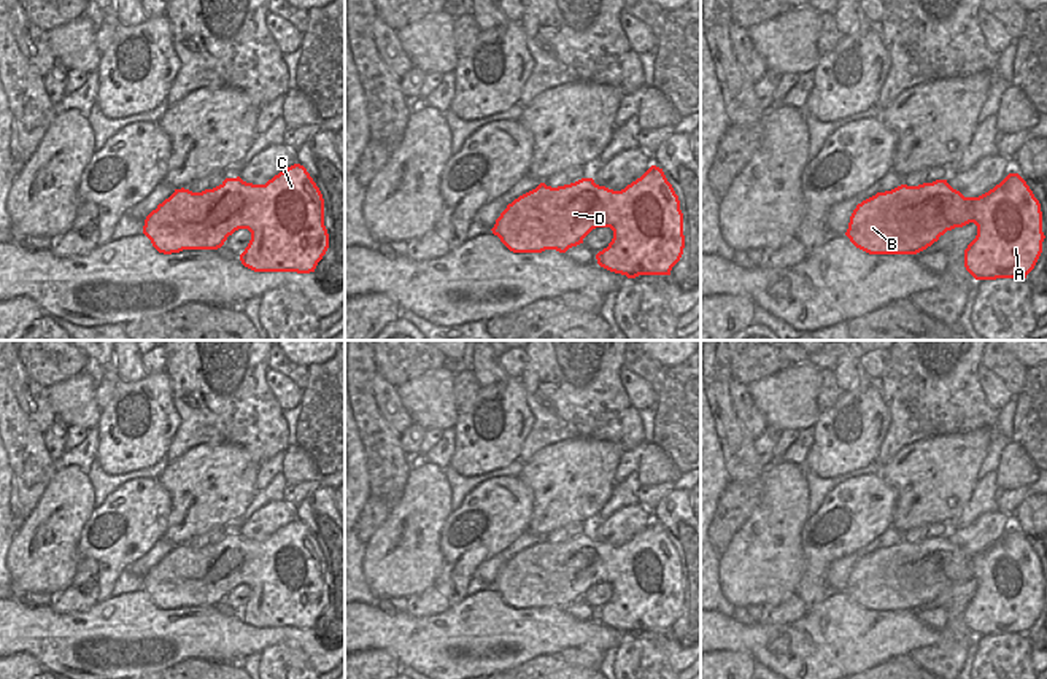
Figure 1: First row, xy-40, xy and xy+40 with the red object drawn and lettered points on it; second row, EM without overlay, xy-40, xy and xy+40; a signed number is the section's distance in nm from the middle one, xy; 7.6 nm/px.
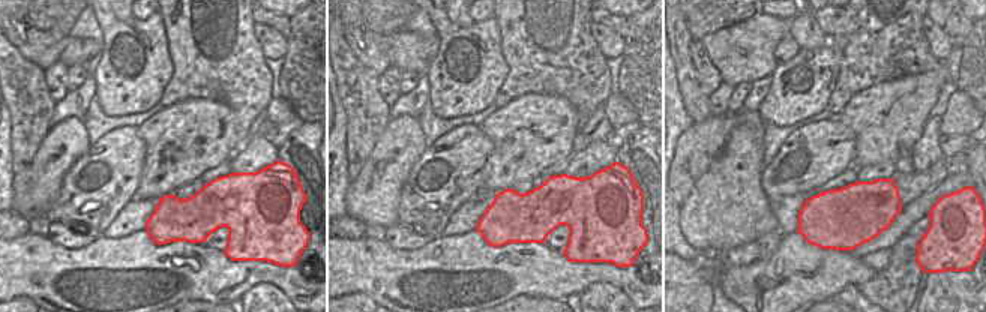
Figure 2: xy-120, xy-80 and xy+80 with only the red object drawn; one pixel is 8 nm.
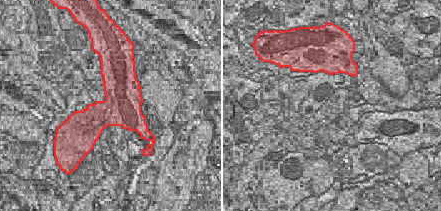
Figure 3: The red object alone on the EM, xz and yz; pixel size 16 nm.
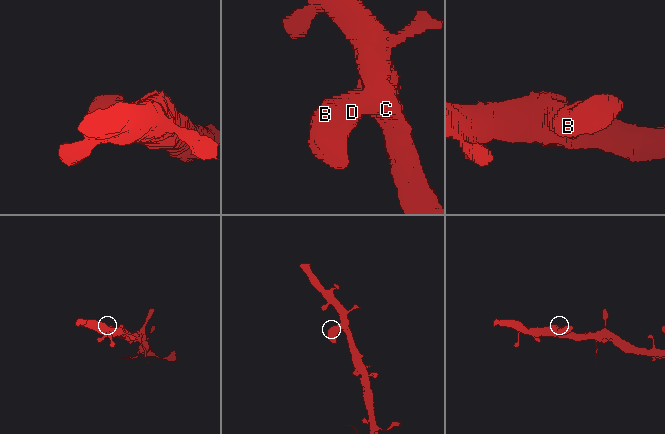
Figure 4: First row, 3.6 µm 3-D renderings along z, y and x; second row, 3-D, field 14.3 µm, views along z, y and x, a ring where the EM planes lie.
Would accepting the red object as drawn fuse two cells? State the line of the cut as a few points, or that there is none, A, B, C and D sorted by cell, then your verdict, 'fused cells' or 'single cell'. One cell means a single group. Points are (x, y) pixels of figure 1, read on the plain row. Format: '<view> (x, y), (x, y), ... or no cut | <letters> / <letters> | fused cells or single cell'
no cut | A B C D | single cell

